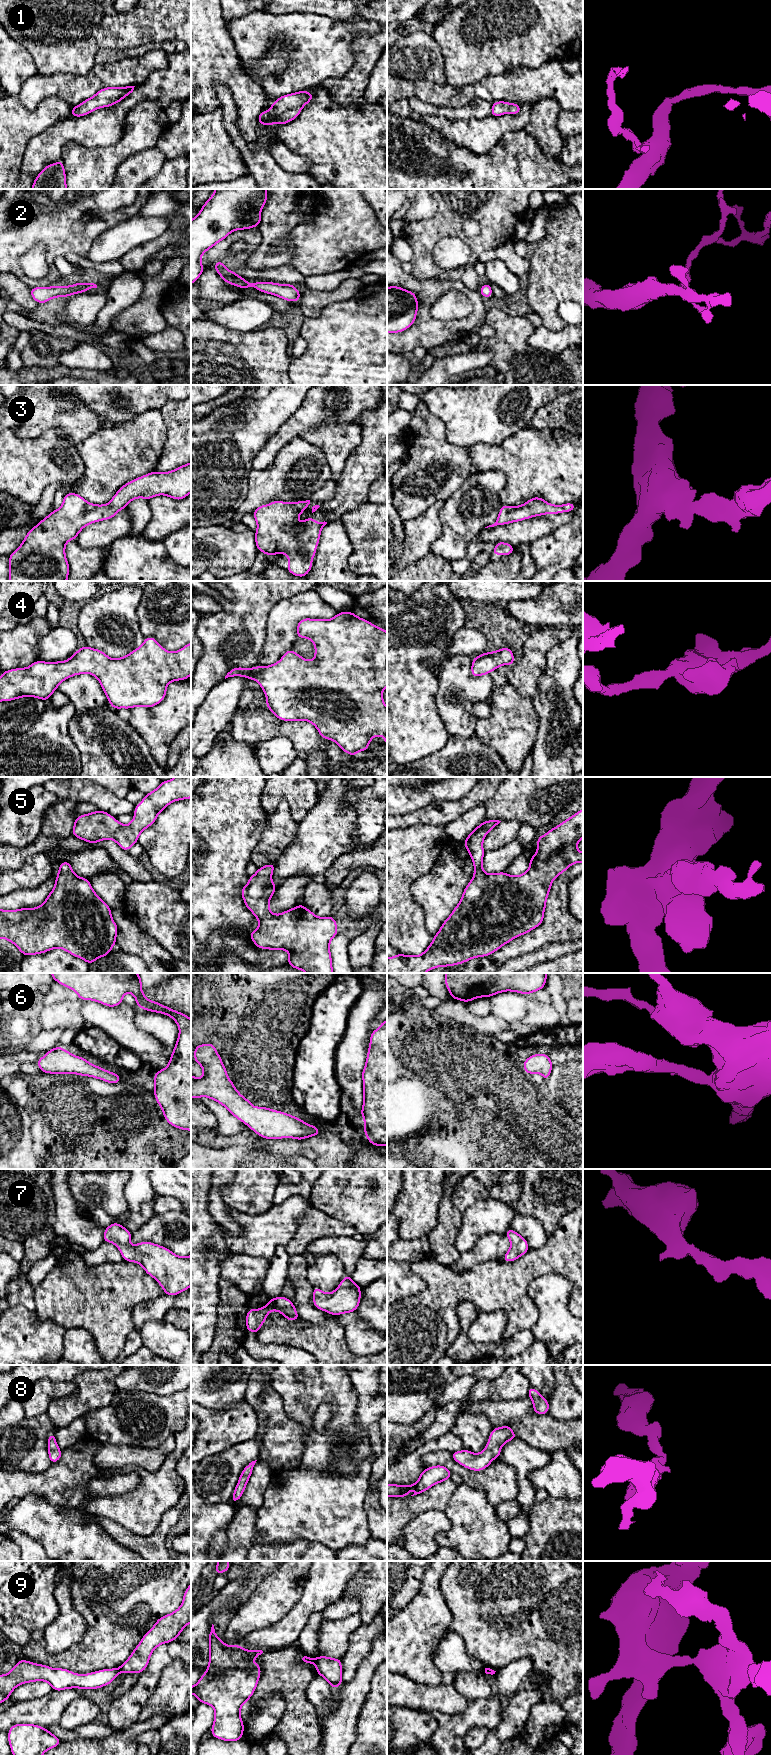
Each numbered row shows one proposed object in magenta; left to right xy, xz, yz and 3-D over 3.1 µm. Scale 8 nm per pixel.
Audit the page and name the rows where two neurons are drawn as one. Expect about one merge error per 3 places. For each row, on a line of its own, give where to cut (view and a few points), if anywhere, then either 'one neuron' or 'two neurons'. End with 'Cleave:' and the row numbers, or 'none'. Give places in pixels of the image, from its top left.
1: cut none; one neuron
2: cut none; one neuron
3: cut none; one neuron
4: cut none; one neuron
5: cut none; one neuron
6: cut none; one neuron
7: cut none; one neuron
8: cut none; one neuron
9: cut xy (118, 1668), (119, 1671); two neurons
Cleave: 9

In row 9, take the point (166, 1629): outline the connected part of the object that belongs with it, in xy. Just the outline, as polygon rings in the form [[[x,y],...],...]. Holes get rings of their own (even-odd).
[[[191,1583],[185,1590],[181,1606],[159,1618],[142,1637],[129,1658],[118,1668],[121,1673],[142,1673],[149,1664],[154,1649],[175,1640],[185,1626],[191,1623]]]

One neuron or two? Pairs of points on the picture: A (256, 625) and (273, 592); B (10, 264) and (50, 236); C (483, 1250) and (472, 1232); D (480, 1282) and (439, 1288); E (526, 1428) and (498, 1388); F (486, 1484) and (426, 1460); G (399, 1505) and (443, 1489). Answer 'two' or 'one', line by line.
A: one
B: one
C: two
D: one
E: two
F: one
G: one

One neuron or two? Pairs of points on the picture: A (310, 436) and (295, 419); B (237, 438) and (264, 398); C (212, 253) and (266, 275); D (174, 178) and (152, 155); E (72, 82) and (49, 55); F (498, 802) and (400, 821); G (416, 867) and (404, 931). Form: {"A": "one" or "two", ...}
{"A": "two", "B": "one", "C": "one", "D": "two", "E": "two", "F": "two", "G": "one"}

